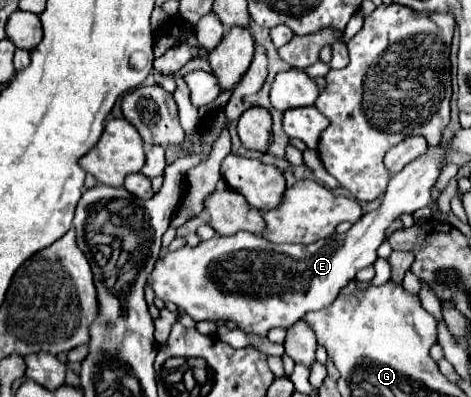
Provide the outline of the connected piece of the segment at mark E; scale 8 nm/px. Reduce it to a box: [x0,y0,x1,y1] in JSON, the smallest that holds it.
[147,148,445,336]

